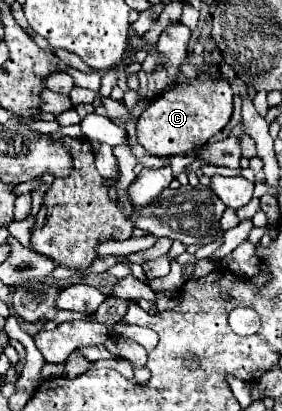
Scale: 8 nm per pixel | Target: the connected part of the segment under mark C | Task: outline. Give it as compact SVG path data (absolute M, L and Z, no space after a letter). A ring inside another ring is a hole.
M199 74L197 80L187 84L175 84L167 88L157 100L149 102L137 122L137 138L141 144L157 156L187 154L207 144L211 136L221 132L233 114L233 92L227 80Z

